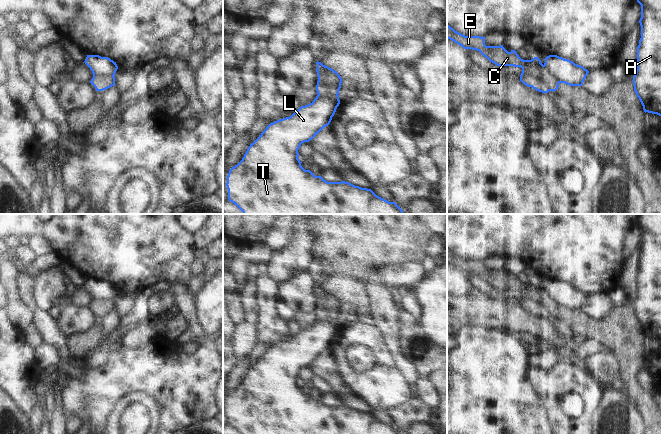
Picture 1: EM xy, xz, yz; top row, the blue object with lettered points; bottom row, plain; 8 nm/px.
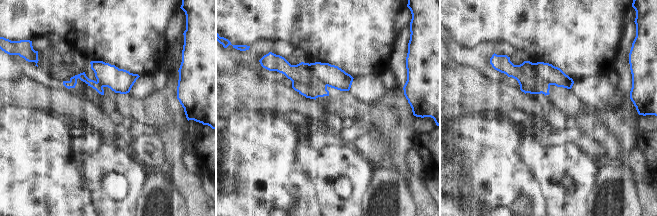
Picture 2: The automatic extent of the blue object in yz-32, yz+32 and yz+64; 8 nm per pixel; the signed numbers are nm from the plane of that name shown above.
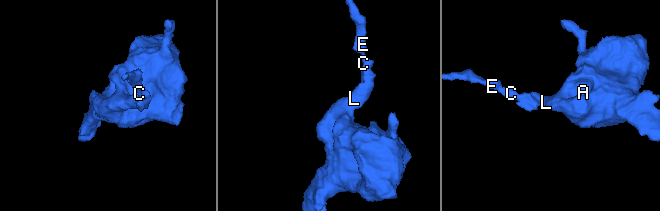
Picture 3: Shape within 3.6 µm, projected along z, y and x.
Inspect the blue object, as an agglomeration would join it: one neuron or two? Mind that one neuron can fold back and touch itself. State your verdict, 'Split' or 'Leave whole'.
Split.

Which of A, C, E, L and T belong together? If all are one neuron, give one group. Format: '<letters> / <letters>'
A L T / C E

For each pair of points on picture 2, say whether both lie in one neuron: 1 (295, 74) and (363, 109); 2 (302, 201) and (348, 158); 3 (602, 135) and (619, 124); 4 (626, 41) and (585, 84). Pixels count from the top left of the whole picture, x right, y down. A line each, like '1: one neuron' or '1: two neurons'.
1: one neuron
2: two neurons
3: two neurons
4: one neuron

